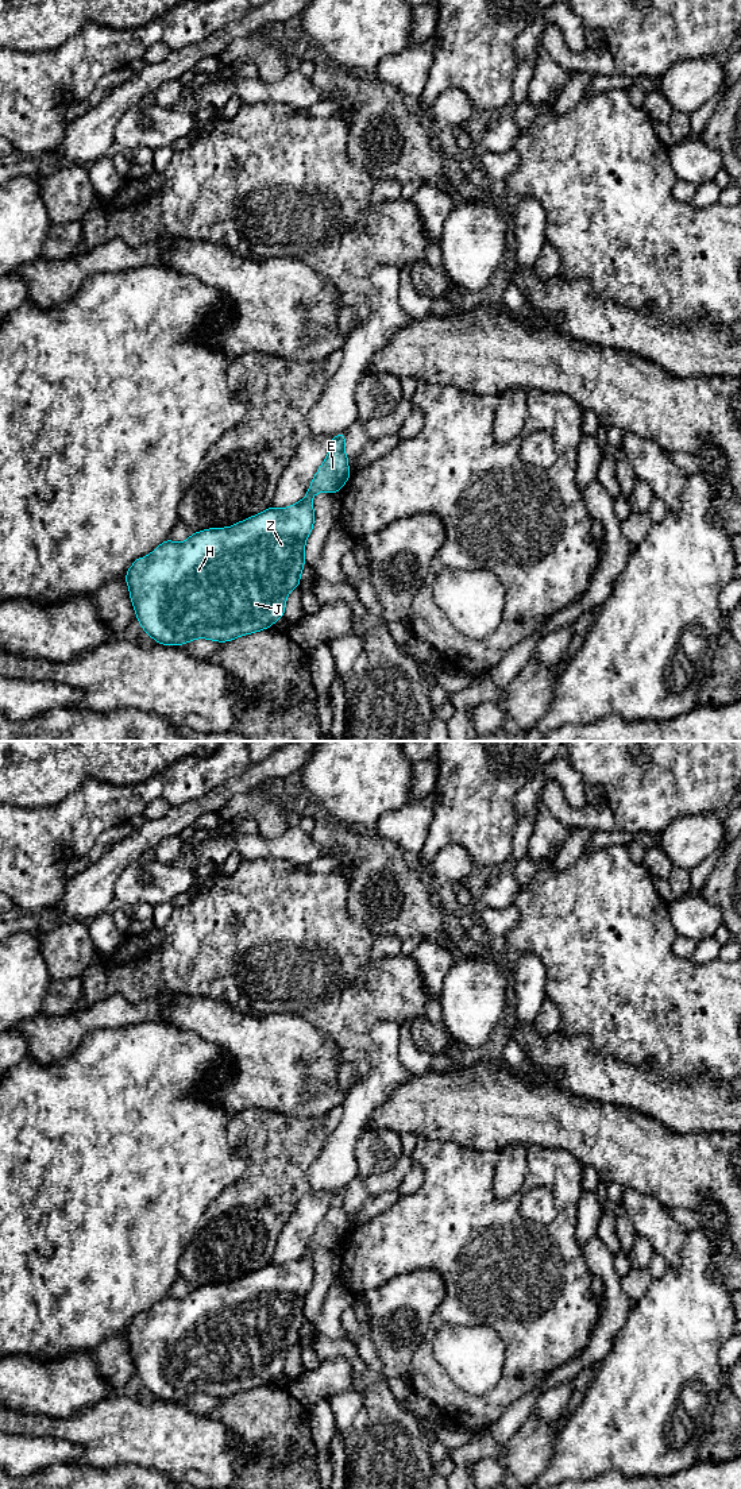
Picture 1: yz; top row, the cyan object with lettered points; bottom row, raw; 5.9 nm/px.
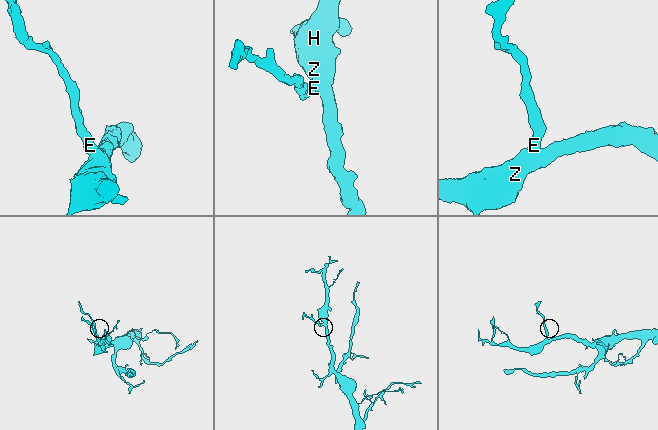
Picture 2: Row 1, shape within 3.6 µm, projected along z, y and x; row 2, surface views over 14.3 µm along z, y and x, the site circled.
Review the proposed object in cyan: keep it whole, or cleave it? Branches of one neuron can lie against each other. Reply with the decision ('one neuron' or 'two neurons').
one neuron

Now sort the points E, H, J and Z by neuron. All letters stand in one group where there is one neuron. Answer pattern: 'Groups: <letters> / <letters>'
Groups: E H J Z

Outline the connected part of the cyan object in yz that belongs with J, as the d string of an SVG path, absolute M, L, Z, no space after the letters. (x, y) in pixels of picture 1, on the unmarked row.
M346 1189L332 1193L329 1208L302 1257L286 1265L270 1262L229 1284L212 1284L192 1289L185 1299L174 1299L167 1295L148 1312L136 1315L124 1334L143 1386L158 1400L165 1401L181 1401L200 1393L225 1399L239 1392L267 1385L277 1376L283 1374L286 1353L300 1342L300 1330L305 1323L305 1297L314 1280L313 1251L317 1247L337 1249L351 1233L344 1200Z

